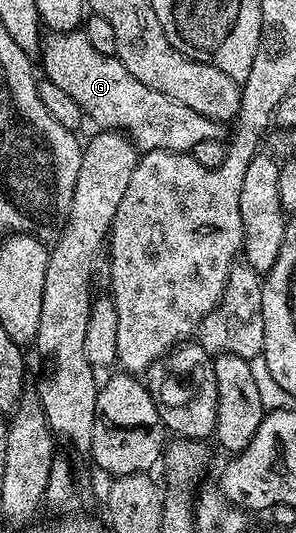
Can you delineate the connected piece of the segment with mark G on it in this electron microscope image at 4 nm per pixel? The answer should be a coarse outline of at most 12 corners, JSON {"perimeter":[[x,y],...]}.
{"perimeter":[[83,30],[49,34],[43,78],[141,152],[191,153],[225,124],[142,85]]}

